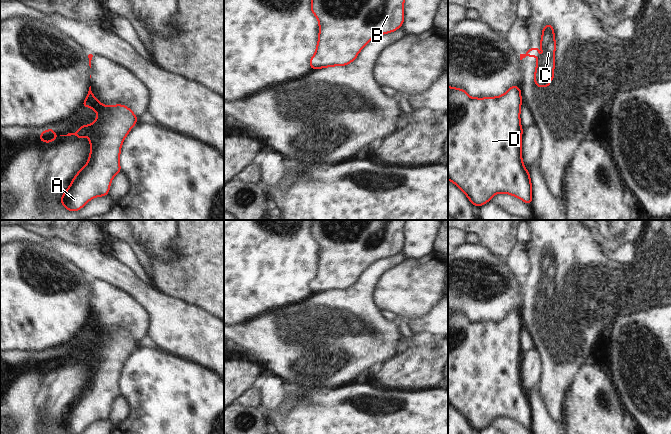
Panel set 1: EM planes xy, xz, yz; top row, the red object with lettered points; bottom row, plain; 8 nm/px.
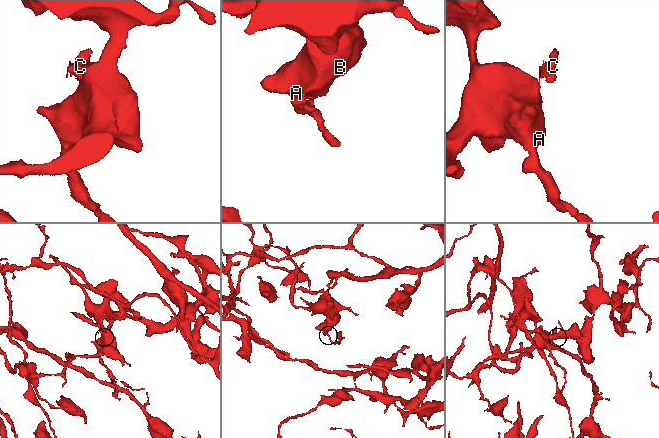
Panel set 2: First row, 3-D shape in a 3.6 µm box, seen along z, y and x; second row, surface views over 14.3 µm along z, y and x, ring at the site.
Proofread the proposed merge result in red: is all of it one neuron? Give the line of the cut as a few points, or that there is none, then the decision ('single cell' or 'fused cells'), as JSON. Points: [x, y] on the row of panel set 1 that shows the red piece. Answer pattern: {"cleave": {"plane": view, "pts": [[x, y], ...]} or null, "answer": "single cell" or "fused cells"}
{"cleave": {"plane": "xy", "pts": [[92, 93], [88, 95]]}, "answer": "fused cells"}

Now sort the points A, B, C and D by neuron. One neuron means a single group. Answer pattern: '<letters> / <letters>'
A B D / C

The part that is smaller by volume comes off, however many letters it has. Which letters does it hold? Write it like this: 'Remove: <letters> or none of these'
Remove: C

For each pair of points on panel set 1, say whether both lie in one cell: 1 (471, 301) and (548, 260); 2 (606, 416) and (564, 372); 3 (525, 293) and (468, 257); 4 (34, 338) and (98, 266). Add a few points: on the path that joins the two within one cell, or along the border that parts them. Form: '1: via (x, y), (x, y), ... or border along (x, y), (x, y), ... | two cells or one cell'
1: border along (520, 279), (519, 303) | two cells
2: border along (586, 361), (576, 374), (564, 403) | two cells
3: border along (521, 284), (519, 310) | two cells
4: border along (71, 261), (89, 277) | two cells

